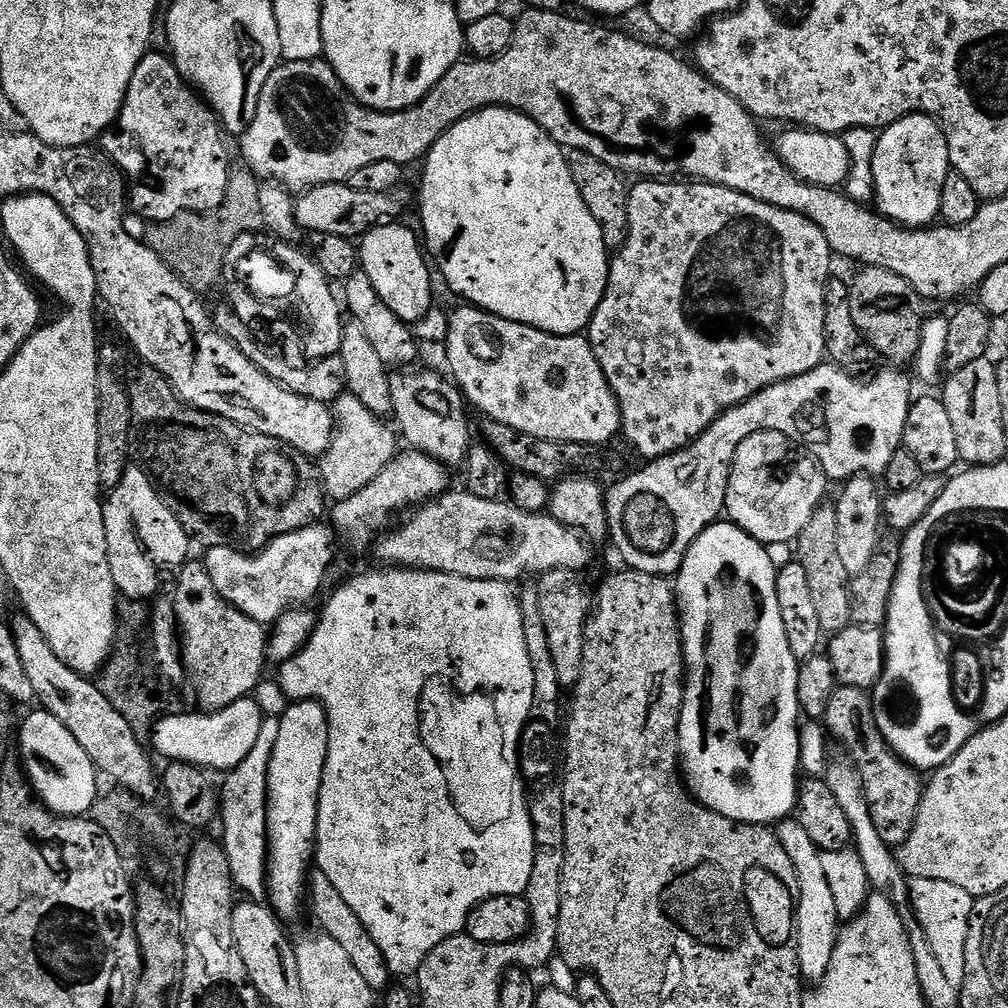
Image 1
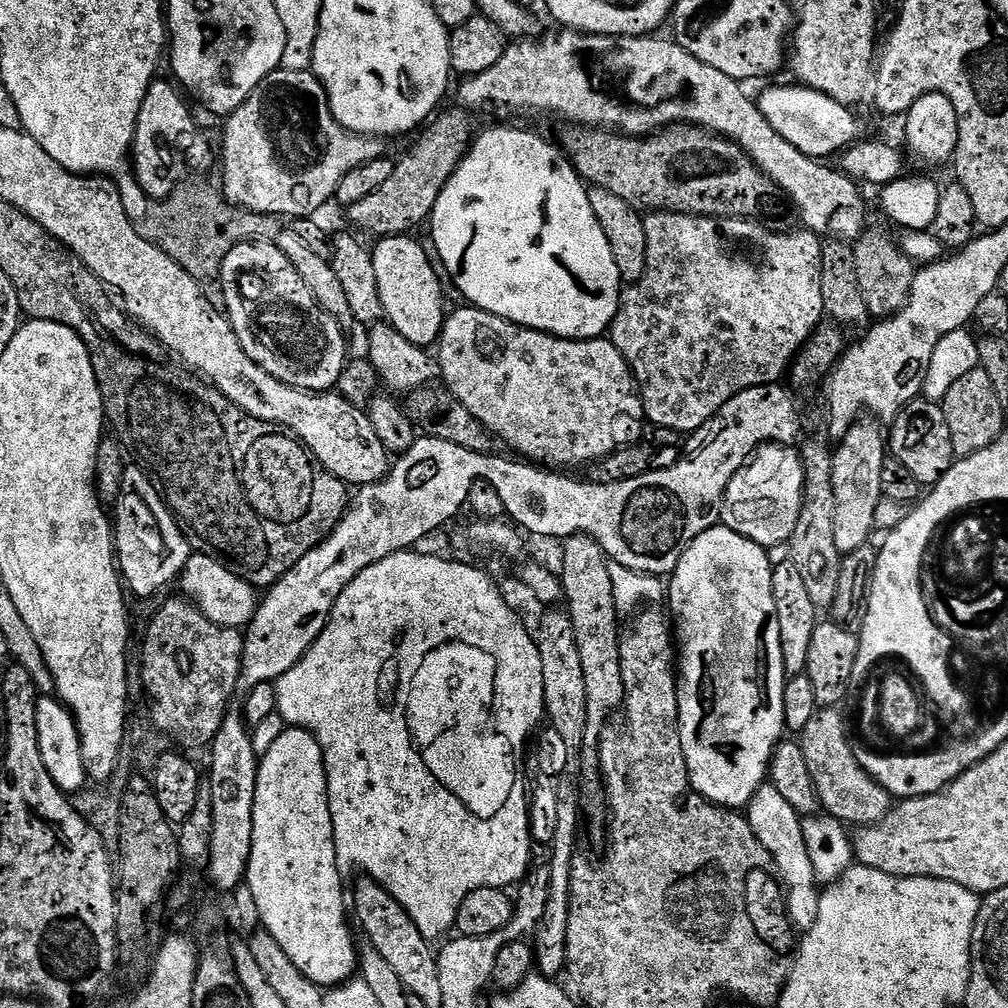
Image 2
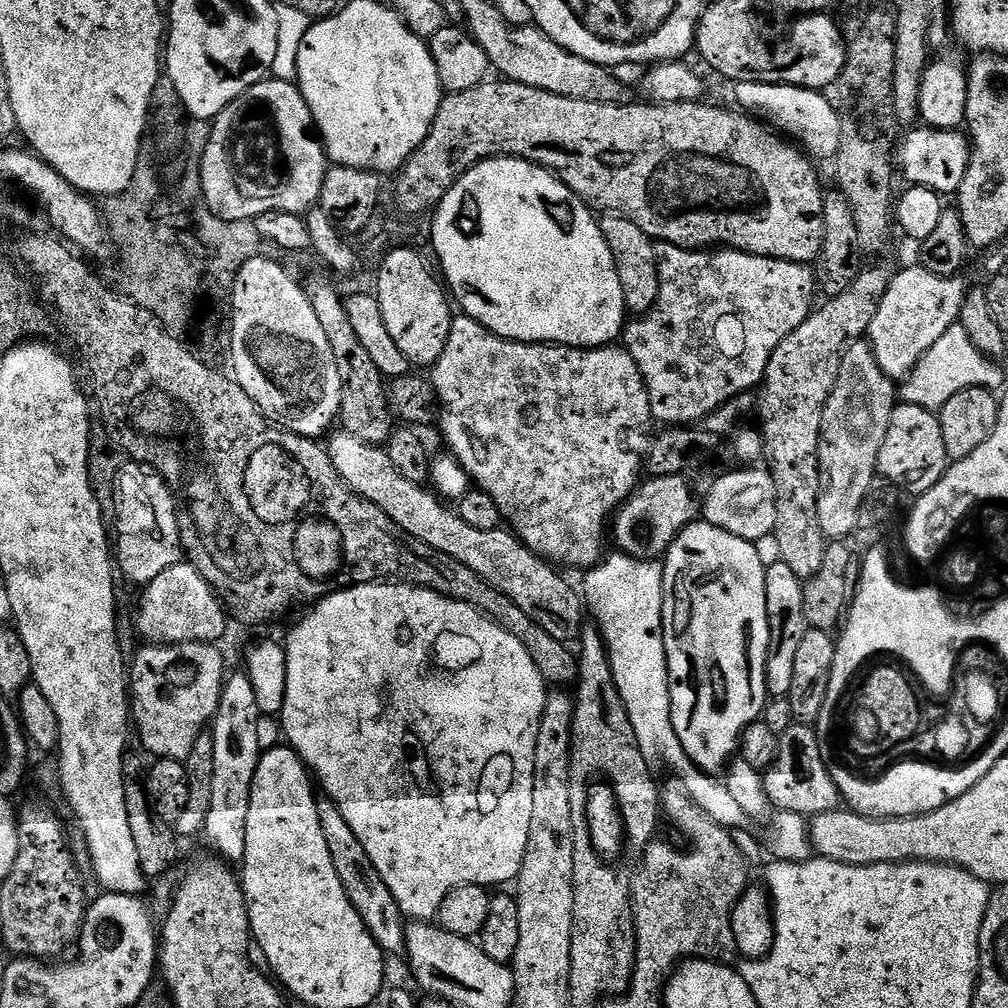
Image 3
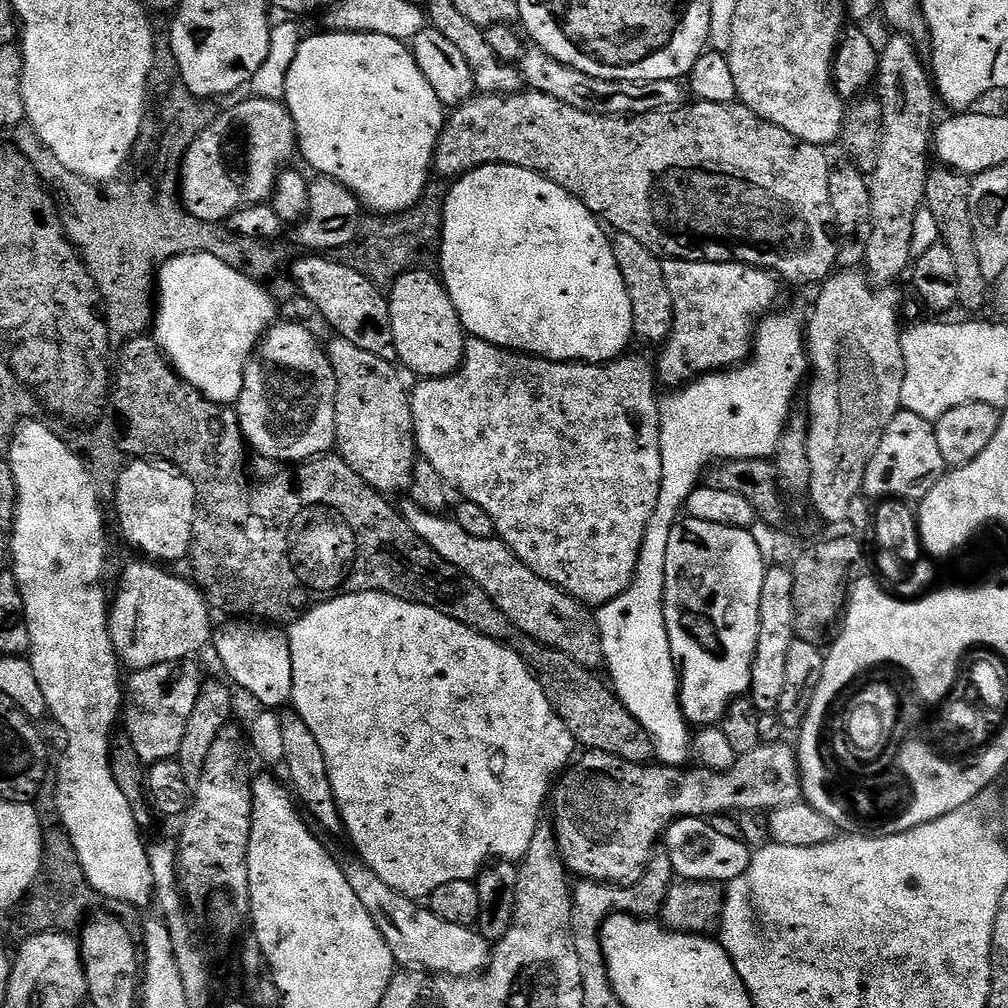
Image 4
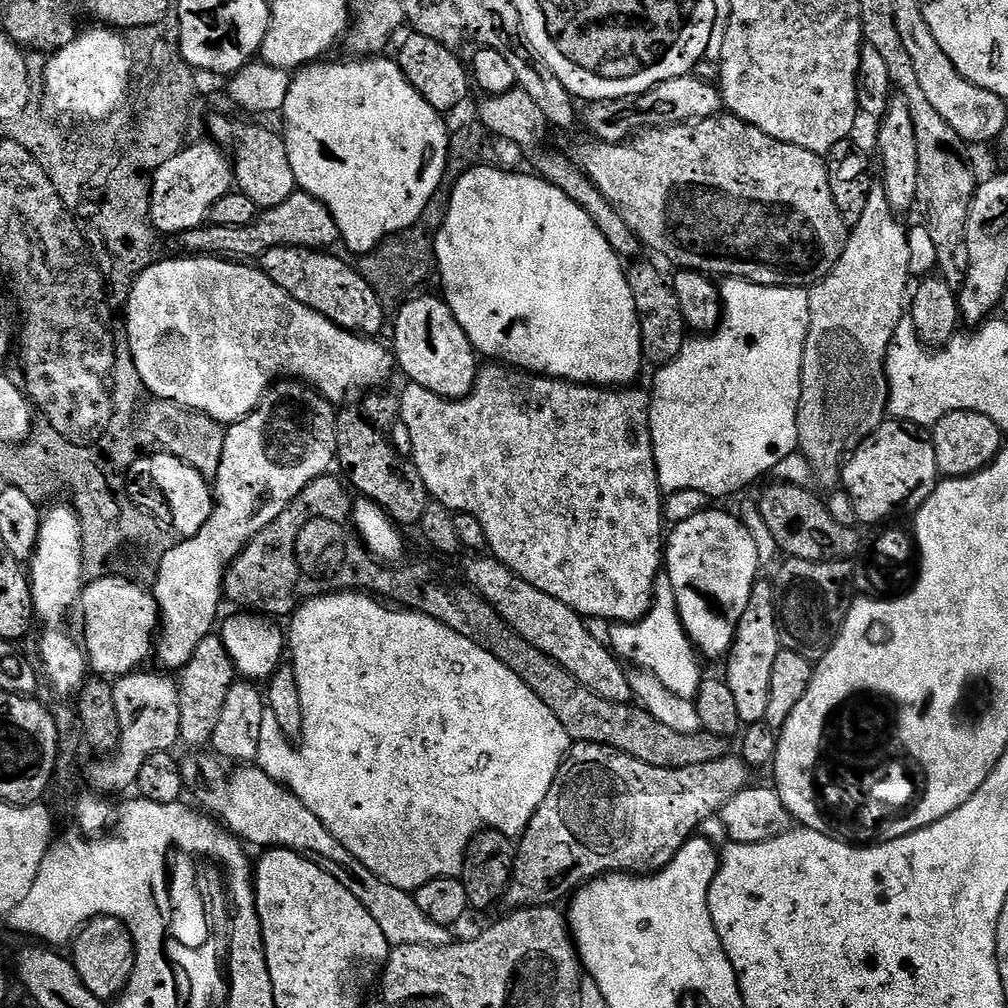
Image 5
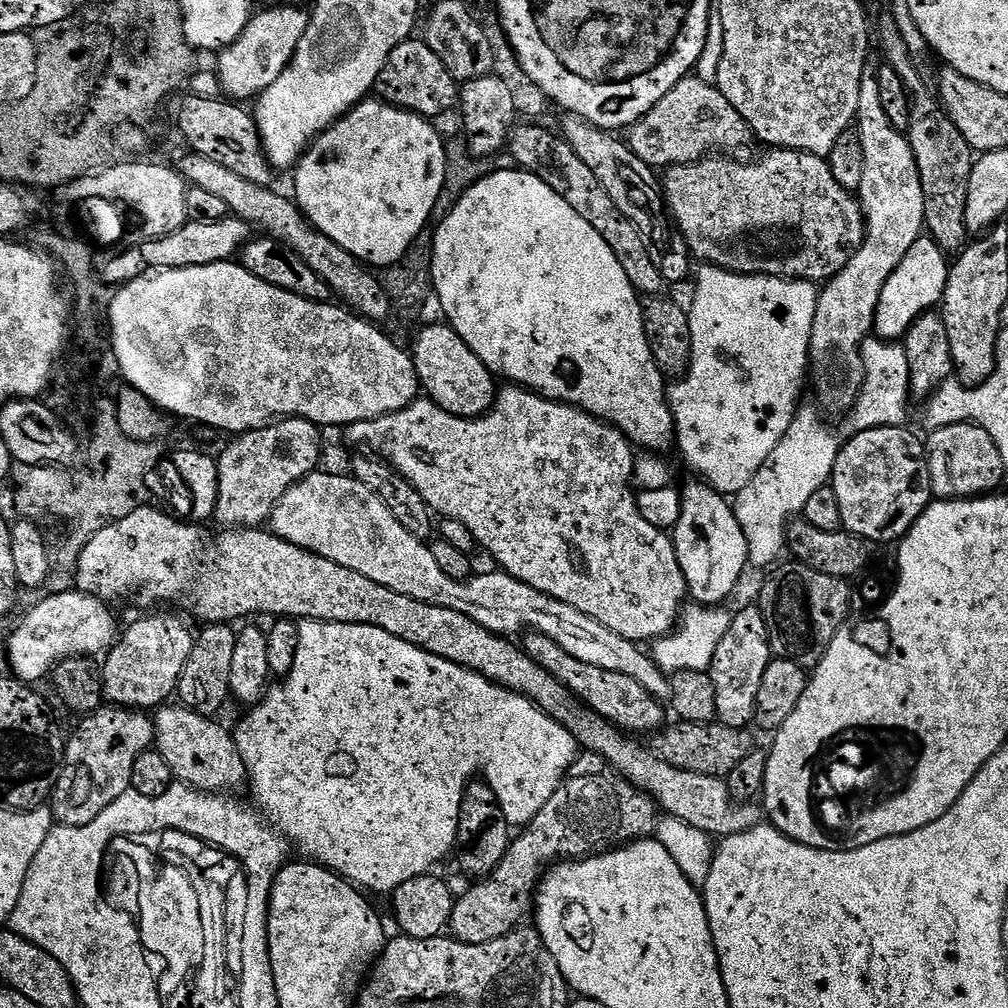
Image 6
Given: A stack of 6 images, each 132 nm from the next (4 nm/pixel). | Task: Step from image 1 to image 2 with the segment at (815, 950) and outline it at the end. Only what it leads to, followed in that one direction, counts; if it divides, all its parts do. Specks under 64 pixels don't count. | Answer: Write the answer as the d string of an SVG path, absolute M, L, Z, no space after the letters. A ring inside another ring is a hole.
M766 782L754 794L746 809L746 815L758 842L762 842L766 850L770 850L770 858L774 858L780 871L780 879L786 889L787 919L791 920L797 929L812 928L814 918L818 918L821 889L814 874L814 864L810 862L810 854L806 854L806 838L802 834L804 820L770 782Z

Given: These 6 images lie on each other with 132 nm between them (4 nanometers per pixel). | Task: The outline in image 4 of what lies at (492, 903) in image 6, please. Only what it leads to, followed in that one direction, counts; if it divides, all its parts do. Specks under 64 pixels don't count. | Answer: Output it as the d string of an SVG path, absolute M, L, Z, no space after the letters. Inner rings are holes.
M785 741L763 744L741 753L729 770L717 772L694 766L694 769L675 765L636 764L602 751L585 751L557 781L553 791L556 798L556 841L565 869L580 880L596 880L600 884L623 886L644 877L652 853L667 833L673 820L683 816L711 818L736 811L762 812L799 803L803 797L799 755Z

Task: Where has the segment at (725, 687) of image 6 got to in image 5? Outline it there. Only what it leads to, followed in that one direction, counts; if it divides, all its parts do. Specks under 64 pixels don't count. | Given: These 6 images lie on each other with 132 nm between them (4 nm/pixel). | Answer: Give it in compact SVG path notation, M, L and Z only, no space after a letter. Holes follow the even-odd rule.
M757 579L750 590L750 602L746 602L742 622L738 622L732 649L726 657L726 679L730 691L734 693L738 718L744 726L759 724L766 718L766 706L770 703L770 674L774 667L774 658L778 658L781 650L776 621L776 590L771 579L764 579Z

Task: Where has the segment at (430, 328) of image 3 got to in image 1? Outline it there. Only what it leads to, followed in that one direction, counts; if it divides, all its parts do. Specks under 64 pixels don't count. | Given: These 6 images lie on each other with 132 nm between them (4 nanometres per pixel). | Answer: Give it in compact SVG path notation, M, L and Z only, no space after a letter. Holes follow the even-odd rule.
M404 222L378 226L364 233L358 244L358 251L360 268L368 275L370 282L374 282L374 290L378 290L382 302L390 306L390 310L394 310L394 314L398 314L398 318L402 318L410 326L415 326L424 320L434 308L433 269L426 259L421 237L417 233L415 236Z

